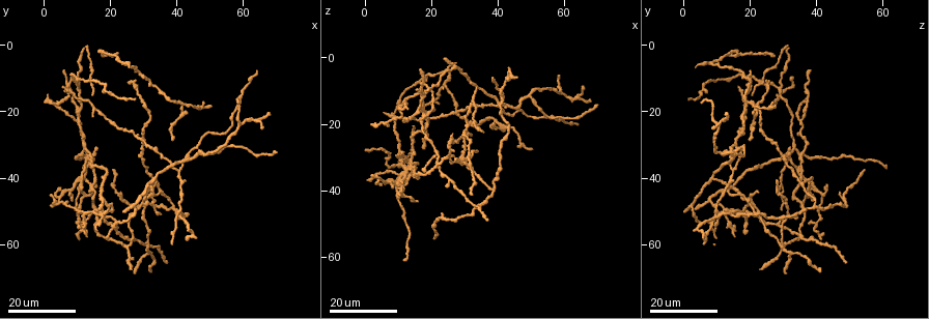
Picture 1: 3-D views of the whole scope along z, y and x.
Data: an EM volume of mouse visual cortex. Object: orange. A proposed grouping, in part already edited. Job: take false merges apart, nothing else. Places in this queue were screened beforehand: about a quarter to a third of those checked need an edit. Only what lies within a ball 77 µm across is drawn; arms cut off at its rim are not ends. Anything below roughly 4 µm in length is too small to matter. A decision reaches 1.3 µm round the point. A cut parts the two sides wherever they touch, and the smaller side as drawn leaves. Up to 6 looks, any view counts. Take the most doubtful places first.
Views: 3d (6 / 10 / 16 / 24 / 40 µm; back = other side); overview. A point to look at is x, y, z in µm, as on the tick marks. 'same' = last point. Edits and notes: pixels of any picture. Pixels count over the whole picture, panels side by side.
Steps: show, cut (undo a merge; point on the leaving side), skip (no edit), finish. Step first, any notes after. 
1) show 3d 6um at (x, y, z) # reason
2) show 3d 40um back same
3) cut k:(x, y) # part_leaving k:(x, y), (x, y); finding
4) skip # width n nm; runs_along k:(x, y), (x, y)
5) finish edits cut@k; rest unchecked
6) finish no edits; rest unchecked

show 3d 16um at (40.5, 37.5, 14.5) # side arm on a straight run

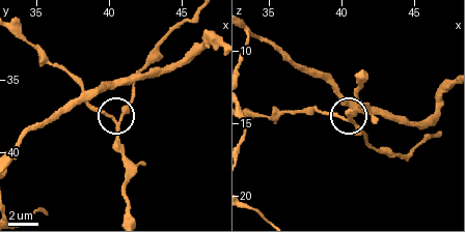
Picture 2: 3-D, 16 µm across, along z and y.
show 3d 10um same # closer look

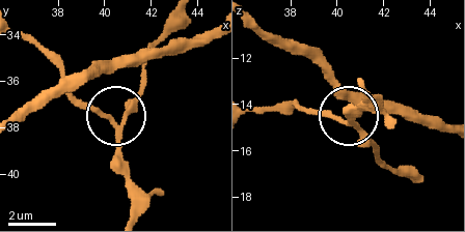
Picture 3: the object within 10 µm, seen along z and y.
skip # width 200 nm; one neuron here

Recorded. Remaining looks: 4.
show 3d 16um at (14.0, 34.5, 32.0) # looks like a crossing

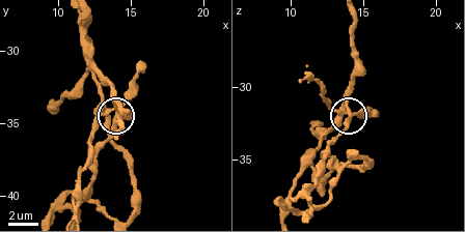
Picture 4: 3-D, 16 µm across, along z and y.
show 3d 10um at (13.2, 34.4, 32.0)

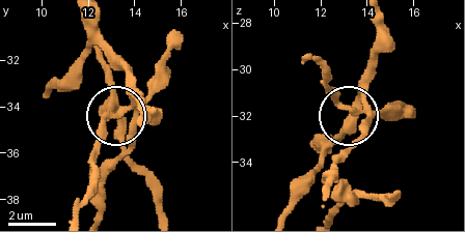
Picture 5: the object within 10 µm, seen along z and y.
skip # width 250 nm; continuous, no second neuron

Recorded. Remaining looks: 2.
show 3d 24um at (14.5, 42.5, 34.5) # three arms meet

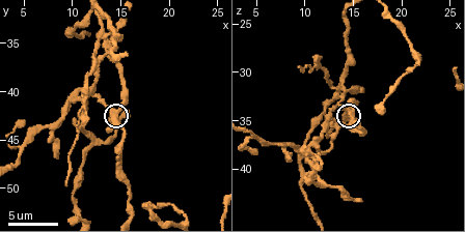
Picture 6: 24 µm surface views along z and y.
show 3d 10um same

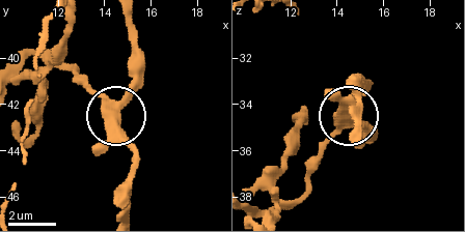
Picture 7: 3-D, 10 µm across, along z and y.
skip # arms 3; one neuron here

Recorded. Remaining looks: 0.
finish no edits; rest unchecked

